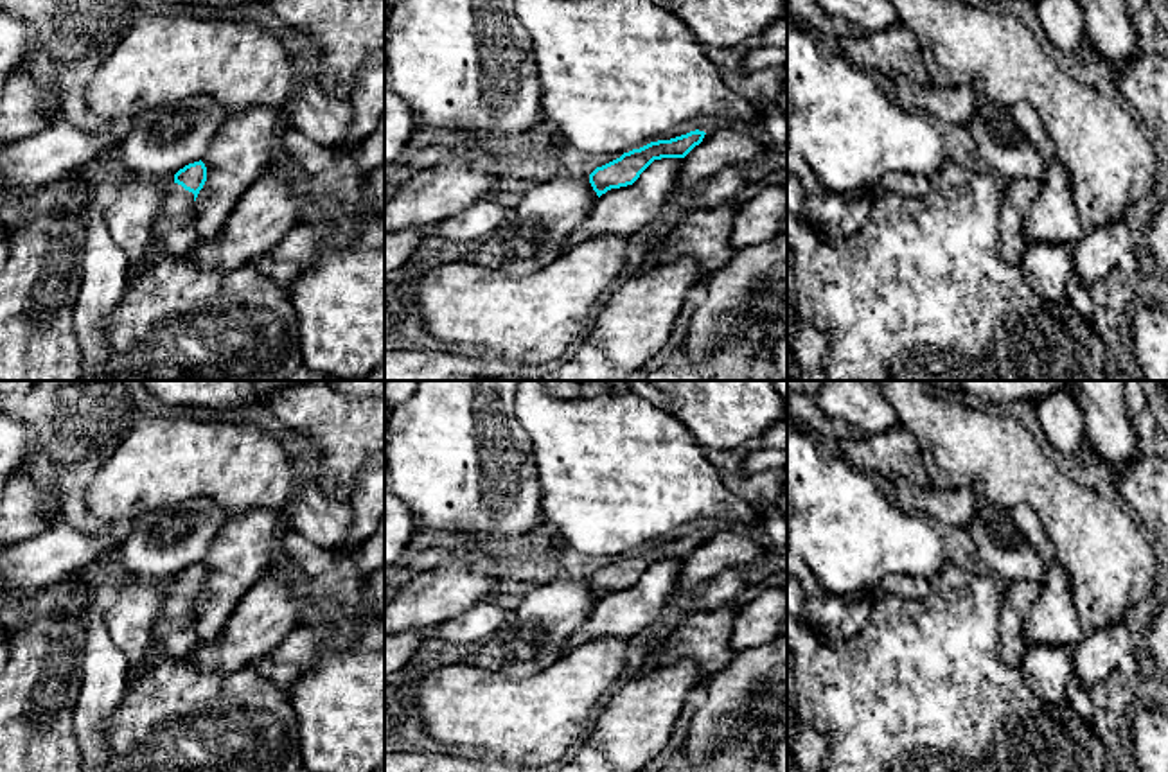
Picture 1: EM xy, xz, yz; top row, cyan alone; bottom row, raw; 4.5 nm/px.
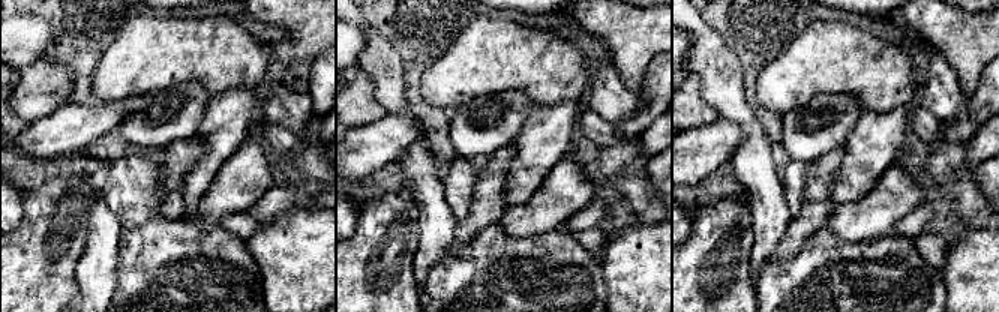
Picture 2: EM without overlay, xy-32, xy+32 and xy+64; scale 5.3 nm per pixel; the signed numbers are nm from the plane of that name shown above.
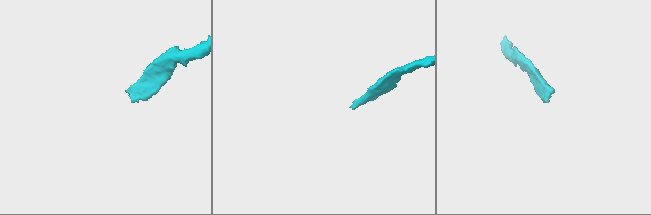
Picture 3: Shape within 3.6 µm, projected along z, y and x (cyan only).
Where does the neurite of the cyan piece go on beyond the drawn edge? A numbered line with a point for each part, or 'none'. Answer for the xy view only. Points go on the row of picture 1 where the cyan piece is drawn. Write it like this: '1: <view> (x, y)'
1: xy (176, 230)

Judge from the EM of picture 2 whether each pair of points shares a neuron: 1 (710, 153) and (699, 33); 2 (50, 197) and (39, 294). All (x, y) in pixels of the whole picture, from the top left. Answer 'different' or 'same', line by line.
1: different
2: same

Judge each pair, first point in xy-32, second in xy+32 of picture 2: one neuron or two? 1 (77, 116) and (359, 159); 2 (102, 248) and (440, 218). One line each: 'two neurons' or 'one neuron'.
1: one neuron
2: one neuron

